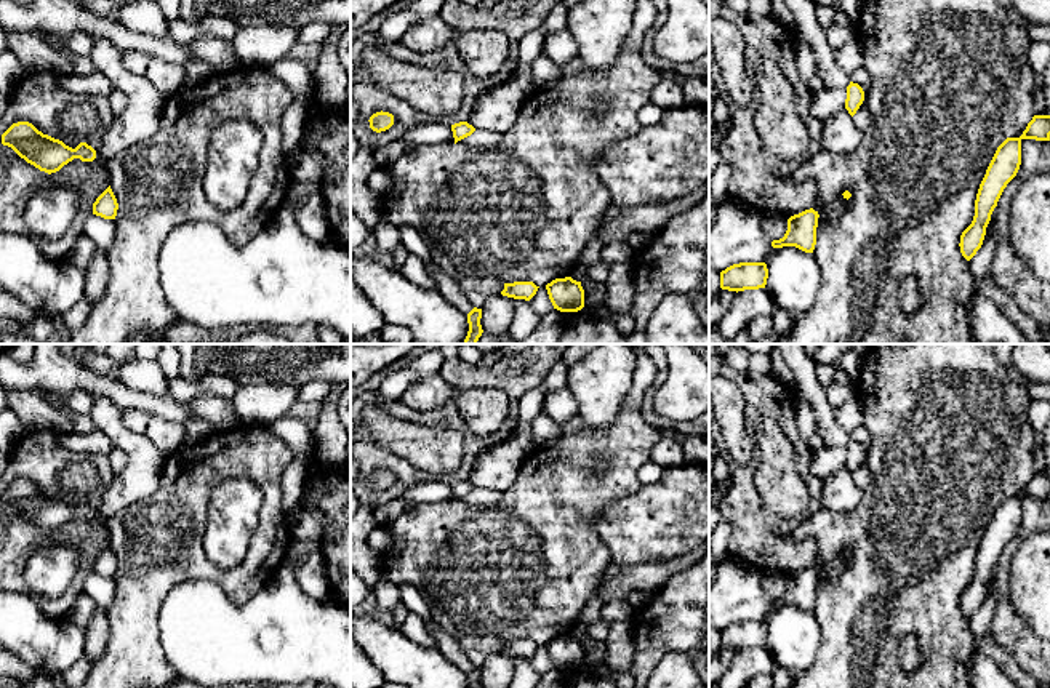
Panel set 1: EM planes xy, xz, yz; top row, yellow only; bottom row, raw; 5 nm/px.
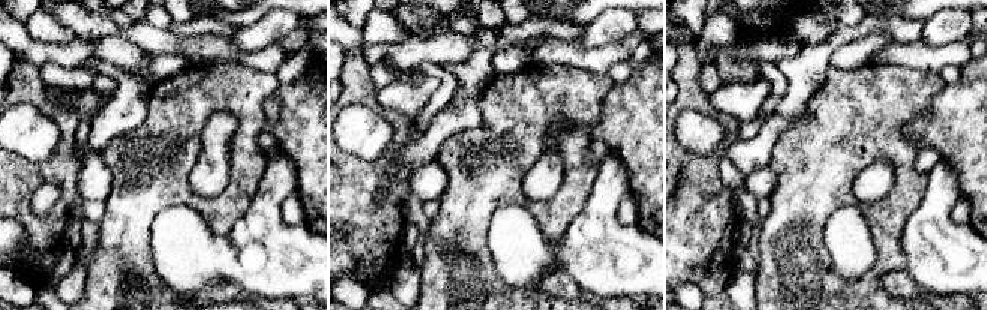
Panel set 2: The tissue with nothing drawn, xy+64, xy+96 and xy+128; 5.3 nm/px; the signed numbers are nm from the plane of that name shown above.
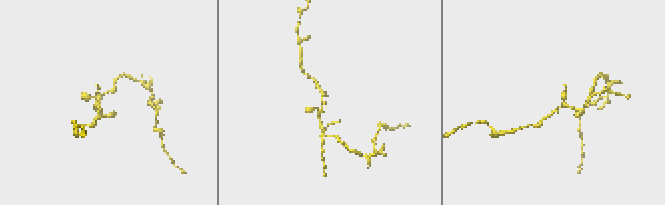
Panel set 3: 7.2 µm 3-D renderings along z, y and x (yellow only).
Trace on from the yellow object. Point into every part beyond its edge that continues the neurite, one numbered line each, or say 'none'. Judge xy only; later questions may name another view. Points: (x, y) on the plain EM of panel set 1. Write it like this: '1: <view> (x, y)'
none

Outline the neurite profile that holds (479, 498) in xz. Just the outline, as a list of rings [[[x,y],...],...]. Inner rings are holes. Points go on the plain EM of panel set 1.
[[[475,488],[471,494],[456,501],[467,507],[490,507],[499,502],[501,493],[496,490]]]

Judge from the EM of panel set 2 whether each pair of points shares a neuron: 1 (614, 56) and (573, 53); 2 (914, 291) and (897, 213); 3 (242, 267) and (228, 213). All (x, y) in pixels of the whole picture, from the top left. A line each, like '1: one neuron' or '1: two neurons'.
1: one neuron
2: two neurons
3: two neurons

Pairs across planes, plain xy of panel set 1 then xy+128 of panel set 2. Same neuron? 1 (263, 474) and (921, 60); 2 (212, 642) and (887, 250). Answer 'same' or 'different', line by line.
1: different
2: different

